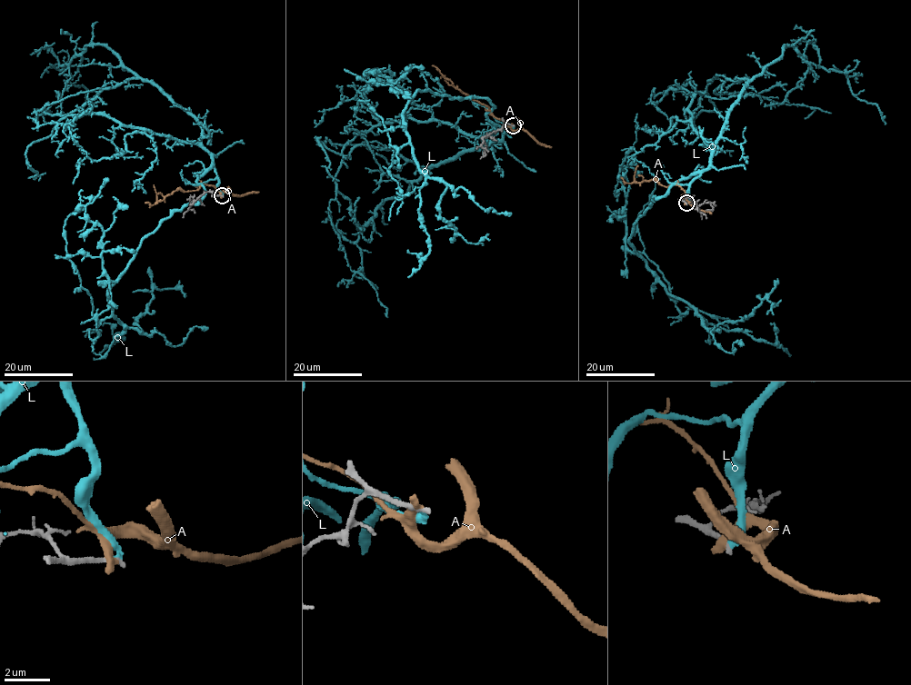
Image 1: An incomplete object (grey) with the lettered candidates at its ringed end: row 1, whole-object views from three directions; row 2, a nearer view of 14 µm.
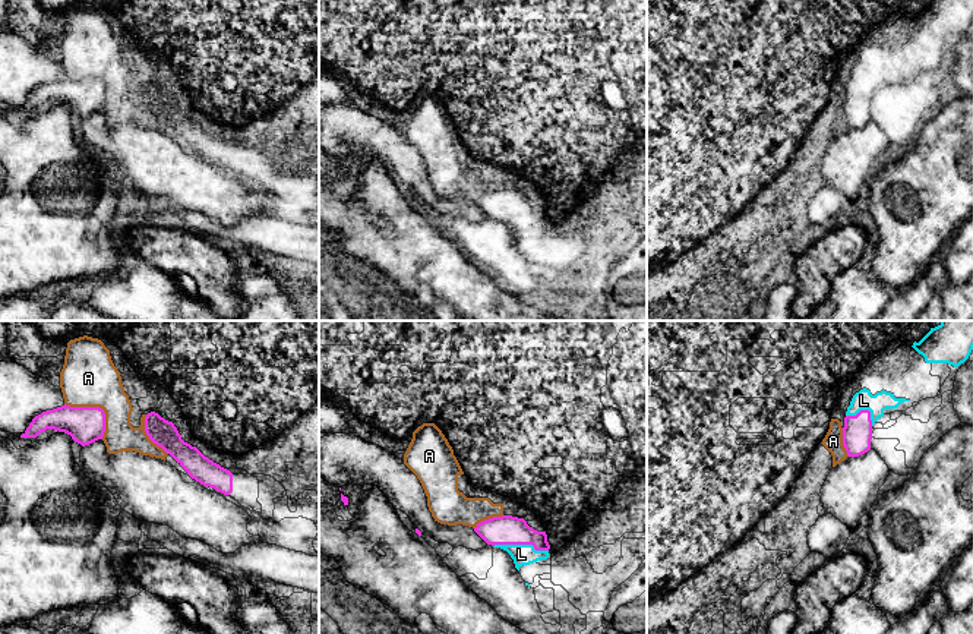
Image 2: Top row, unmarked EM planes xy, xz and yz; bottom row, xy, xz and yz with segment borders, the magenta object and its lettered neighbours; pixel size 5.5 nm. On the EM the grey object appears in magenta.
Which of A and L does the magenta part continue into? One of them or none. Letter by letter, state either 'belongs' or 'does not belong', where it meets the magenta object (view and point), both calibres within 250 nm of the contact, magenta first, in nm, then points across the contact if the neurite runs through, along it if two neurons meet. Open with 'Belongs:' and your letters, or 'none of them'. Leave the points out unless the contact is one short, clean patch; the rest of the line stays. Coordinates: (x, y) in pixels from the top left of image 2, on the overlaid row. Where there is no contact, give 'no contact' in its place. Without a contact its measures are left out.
Belongs: L
A: does not belong | xy (98, 407) | 200/300 nm | along xy (65, 403), (100, 407), (104, 413), (103, 438)
L: belongs | xz (521, 543) | 160/110 nm

